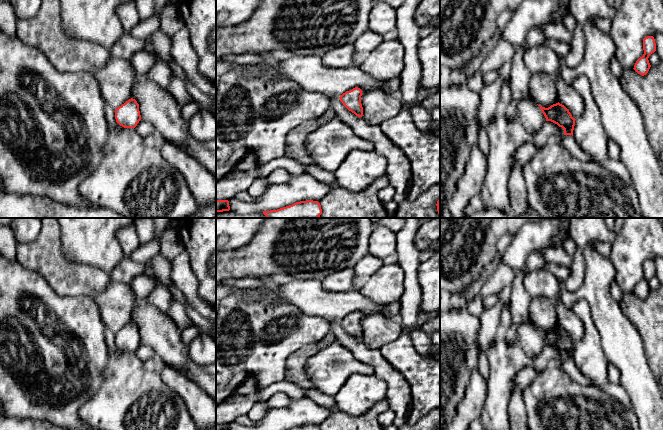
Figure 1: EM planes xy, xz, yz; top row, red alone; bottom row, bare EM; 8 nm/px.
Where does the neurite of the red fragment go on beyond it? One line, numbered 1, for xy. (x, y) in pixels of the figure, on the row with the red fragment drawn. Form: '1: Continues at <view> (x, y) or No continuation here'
1: No continuation here

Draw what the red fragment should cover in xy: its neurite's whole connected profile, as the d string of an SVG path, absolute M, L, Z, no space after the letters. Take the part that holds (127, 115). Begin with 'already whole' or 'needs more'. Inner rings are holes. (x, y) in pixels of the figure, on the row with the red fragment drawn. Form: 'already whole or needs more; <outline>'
already whole; M133 98L115 109L116 122L124 128L135 128L141 120L139 104Z

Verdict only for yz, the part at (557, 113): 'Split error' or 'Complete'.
Complete

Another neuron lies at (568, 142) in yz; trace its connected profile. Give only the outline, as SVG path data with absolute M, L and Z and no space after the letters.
M563 135L562 136L562 145L576 158L584 163L595 163L593 158L588 155L574 140L572 135Z

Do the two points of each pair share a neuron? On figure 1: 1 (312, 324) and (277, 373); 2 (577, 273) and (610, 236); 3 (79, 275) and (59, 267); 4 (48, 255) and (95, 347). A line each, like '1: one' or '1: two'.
1: one
2: one
3: one
4: two

